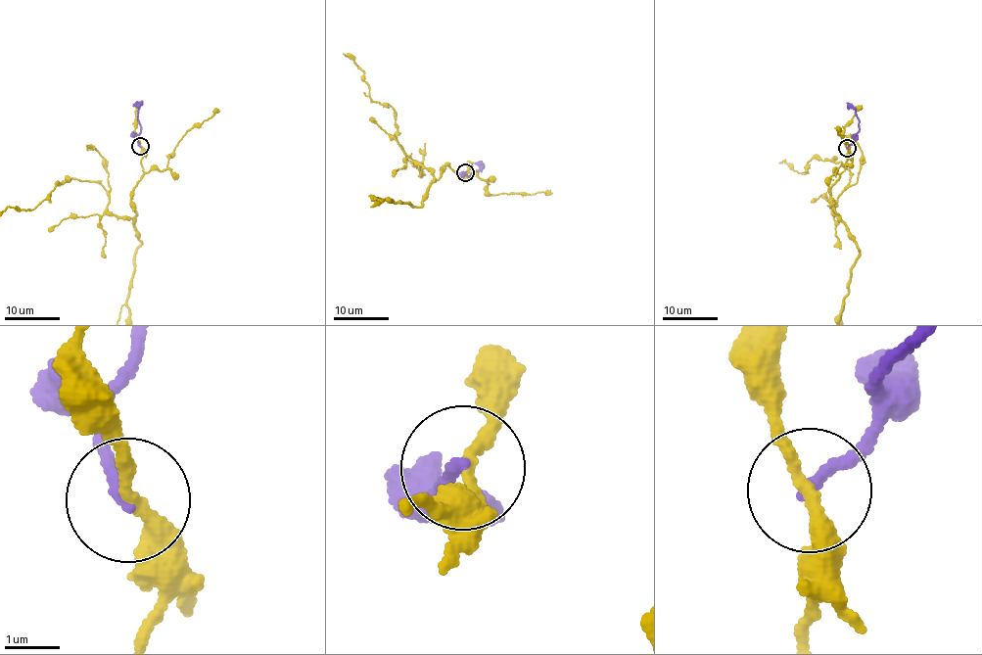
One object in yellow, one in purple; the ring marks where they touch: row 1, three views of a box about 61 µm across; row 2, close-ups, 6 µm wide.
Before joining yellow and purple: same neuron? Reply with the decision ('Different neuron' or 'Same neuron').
Different neuron

